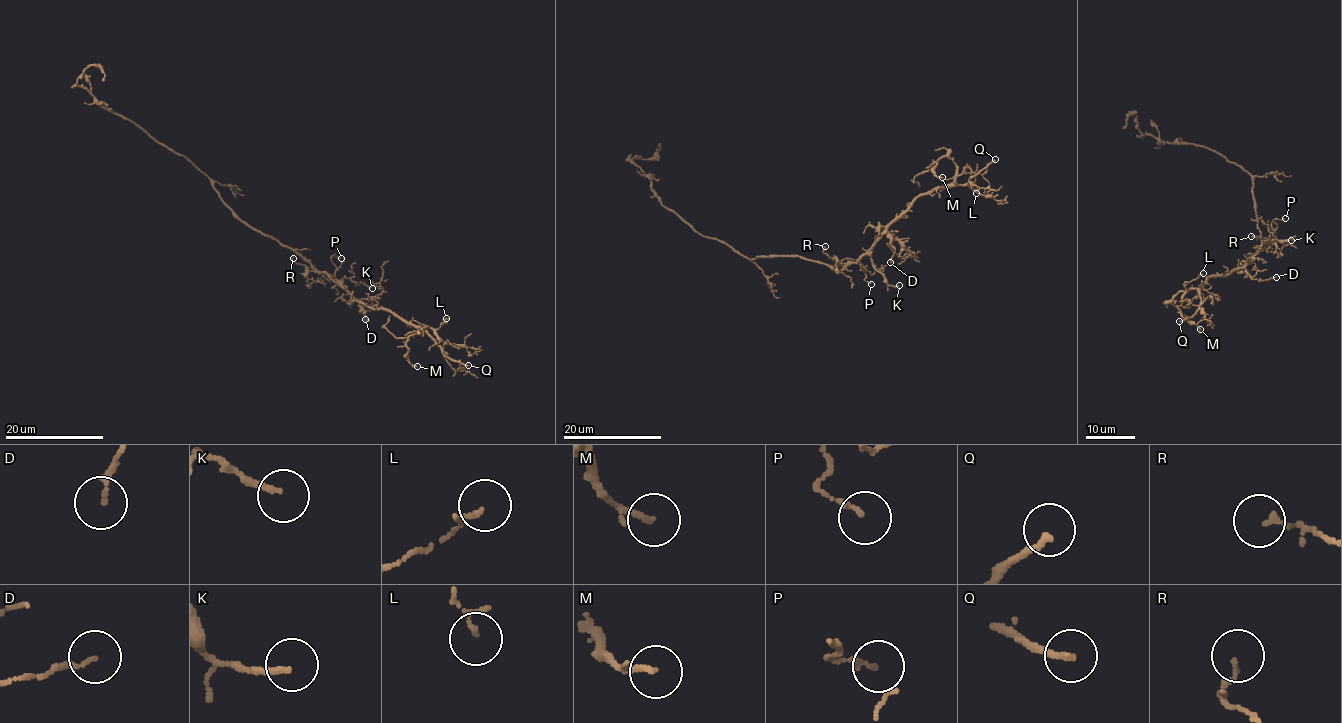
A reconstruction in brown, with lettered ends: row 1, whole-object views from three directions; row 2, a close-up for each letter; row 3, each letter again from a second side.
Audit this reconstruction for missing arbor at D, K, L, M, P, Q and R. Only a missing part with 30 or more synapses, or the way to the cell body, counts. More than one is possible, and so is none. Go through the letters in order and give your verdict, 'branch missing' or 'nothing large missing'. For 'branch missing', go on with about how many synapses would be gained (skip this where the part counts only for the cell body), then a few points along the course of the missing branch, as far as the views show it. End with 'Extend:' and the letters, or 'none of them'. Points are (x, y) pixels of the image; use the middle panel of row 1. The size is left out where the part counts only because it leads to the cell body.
D: nothing large missing
K: nothing large missing
L: nothing large missing
M: nothing large missing
P: nothing large missing
Q: branch missing
R: nothing large missing
Extend: Q

